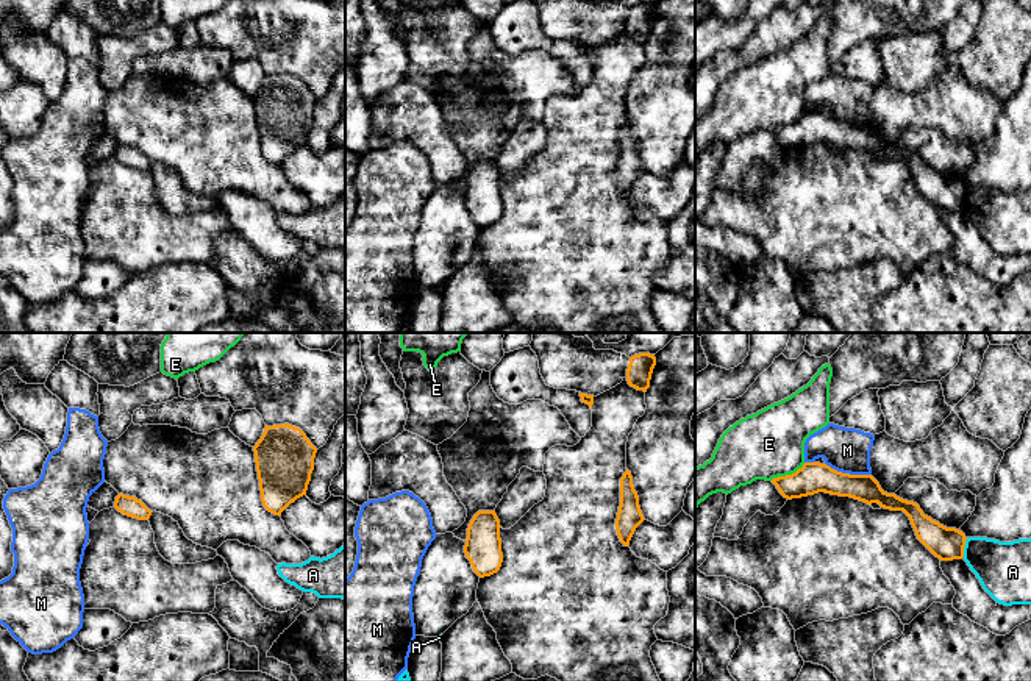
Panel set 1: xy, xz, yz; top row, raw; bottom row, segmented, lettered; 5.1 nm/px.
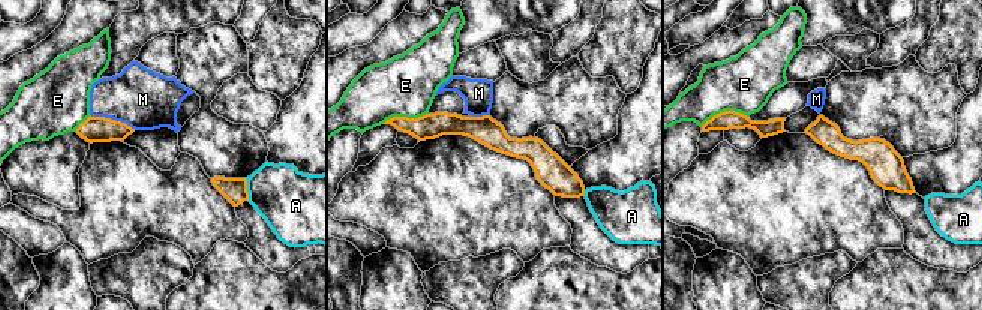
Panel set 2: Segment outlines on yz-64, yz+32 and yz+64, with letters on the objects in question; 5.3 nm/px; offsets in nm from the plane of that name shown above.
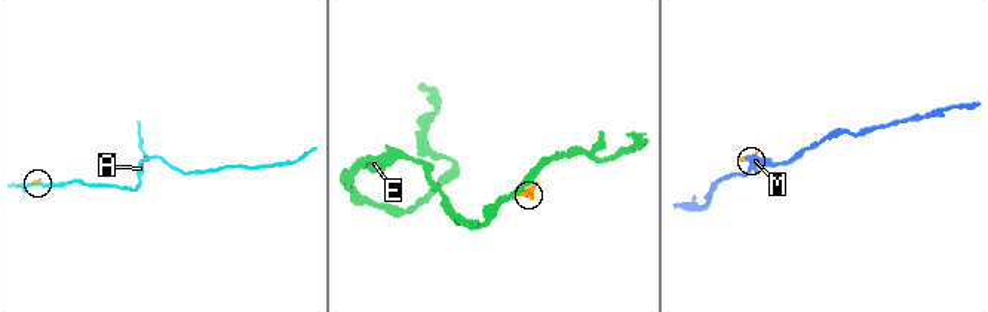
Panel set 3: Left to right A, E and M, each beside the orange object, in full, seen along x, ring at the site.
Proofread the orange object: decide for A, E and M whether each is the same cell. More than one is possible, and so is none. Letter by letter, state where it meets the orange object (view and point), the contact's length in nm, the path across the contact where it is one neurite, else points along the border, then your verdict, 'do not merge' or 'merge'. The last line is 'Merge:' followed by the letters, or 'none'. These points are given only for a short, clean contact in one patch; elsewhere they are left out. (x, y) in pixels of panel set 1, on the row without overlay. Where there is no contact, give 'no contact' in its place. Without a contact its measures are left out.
A: meets orange in yz at (963, 197); contact 110 nm long; border along yz (967, 188), (963, 206); do not merge
E: meets orange in yz at (788, 125); contact 200 nm long; border along yz (805, 113), (794, 122), (770, 130); do not merge
M: meets orange in yz at (849, 124); contact 240 nm long; border along yz (825, 113), (842, 122), (870, 125); do not merge
Merge: none

